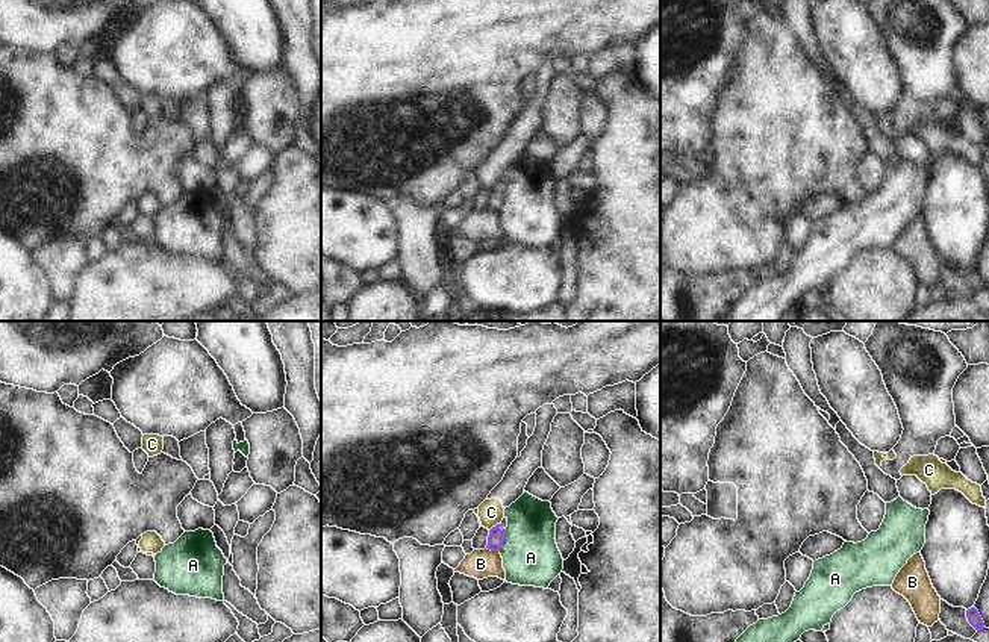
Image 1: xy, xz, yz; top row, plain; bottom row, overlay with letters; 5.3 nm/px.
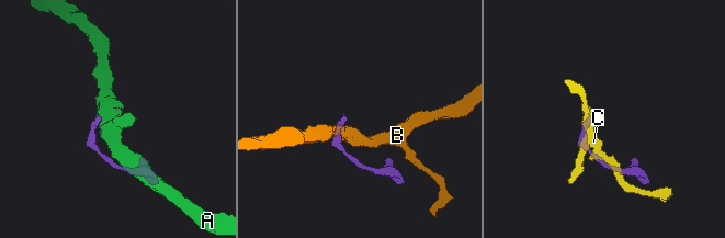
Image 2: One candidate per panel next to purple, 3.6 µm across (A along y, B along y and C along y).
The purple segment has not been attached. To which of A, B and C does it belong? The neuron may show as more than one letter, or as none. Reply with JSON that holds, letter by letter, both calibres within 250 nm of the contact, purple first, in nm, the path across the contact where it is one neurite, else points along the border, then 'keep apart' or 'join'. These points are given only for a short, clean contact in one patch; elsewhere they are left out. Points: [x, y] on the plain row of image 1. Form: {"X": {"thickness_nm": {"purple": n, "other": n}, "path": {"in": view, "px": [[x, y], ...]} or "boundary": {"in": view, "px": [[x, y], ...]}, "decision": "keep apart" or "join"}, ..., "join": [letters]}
{"A": {"thickness_nm": {"purple": 90, "other": 300}, "boundary": {"in": "xz", "px": [[506, 190], [506, 197], [499, 211]]}, "decision": "keep apart"}, "B": {"thickness_nm": {"purple": 90, "other": 160}, "boundary": {"in": "xz", "px": [[486, 208], [499, 212]]}, "decision": "keep apart"}, "C": {"thickness_nm": {"purple": 90, "other": 140}, "boundary": {"in": "xz", "px": [[499, 183], [489, 191]]}, "decision": "keep apart"}, "join": []}

